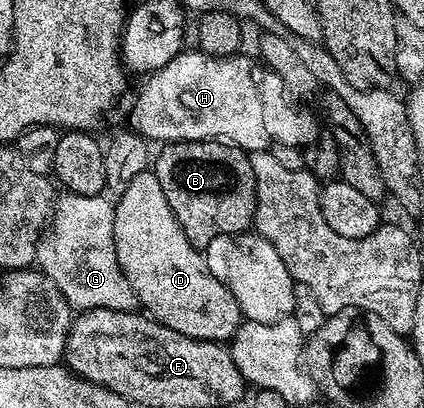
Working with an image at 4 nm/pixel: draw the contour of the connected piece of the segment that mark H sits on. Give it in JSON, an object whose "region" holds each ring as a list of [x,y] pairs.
{"region":[[[184,50],[173,58],[173,62],[169,62],[165,66],[161,66],[156,72],[150,73],[146,77],[147,80],[139,88],[139,93],[135,96],[135,105],[131,108],[131,124],[130,127],[138,132],[149,142],[174,142],[176,140],[222,140],[225,144],[238,146],[244,152],[250,154],[253,152],[266,152],[269,148],[269,141],[265,138],[264,119],[269,115],[268,109],[263,109],[263,96],[259,93],[259,84],[255,81],[255,68],[251,65],[251,60],[244,54],[236,54],[233,56],[211,56],[208,52],[202,50]]]}

